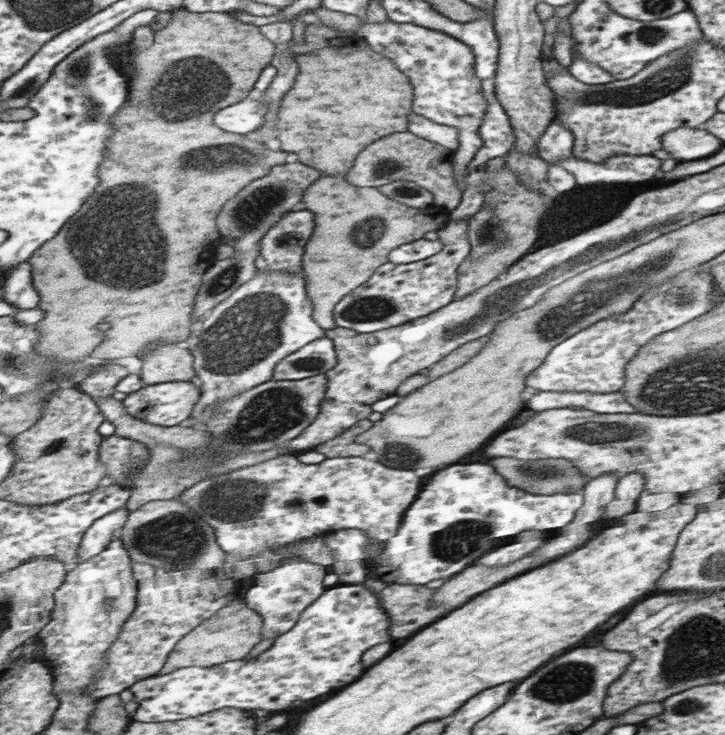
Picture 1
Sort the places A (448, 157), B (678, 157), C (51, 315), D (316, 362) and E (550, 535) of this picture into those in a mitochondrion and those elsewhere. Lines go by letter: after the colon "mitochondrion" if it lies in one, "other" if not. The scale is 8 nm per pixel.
A: other
B: other
C: other
D: mitochondrion
E: other

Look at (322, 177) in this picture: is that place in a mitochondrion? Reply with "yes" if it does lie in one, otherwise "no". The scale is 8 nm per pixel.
no

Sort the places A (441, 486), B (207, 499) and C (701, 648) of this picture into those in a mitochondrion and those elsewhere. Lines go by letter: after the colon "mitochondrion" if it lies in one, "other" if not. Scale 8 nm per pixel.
A: other
B: mitochondrion
C: mitochondrion

